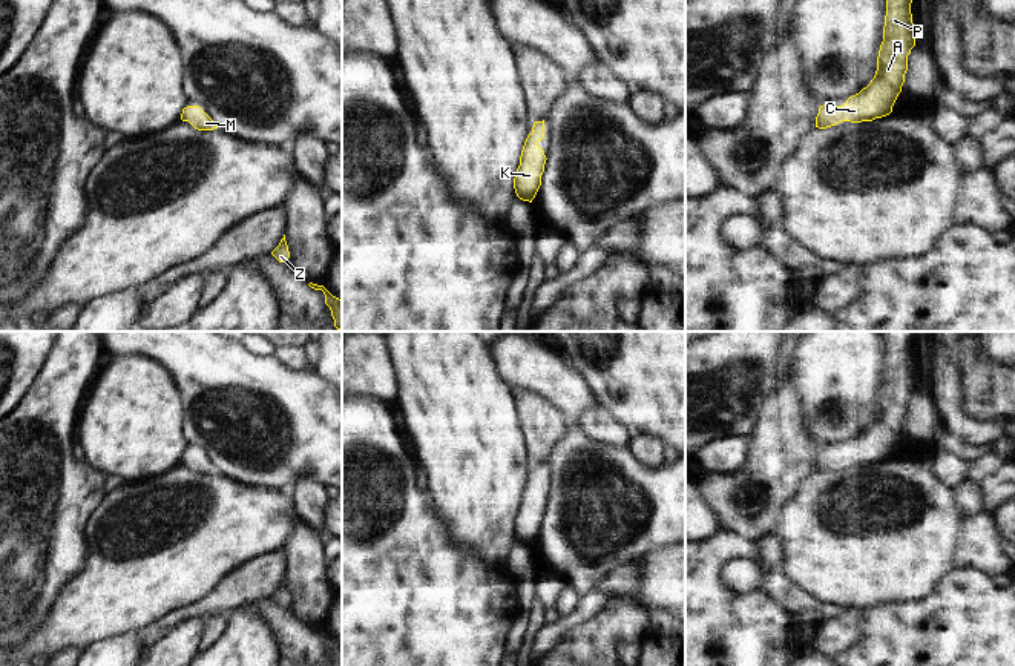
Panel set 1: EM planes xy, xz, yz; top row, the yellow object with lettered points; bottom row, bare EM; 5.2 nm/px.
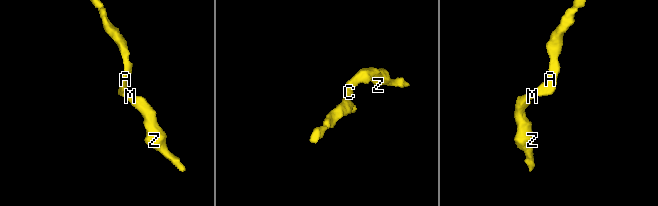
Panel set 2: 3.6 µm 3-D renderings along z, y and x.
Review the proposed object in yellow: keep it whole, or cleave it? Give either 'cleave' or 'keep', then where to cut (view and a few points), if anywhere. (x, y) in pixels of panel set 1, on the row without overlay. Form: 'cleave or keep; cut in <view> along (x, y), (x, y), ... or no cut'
keep; no cut

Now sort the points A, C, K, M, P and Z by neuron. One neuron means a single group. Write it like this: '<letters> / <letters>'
A C K M P Z

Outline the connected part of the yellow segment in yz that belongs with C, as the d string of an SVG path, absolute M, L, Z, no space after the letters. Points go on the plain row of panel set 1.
M882 331L886 339L883 385L877 414L871 427L842 450L823 448L816 471L826 473L842 465L862 467L886 460L902 436L908 414L908 399L915 390L911 347L920 331Z

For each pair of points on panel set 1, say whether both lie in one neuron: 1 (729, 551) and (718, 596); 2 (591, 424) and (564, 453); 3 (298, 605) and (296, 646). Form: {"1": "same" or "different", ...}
{"1": "same", "2": "different", "3": "different"}

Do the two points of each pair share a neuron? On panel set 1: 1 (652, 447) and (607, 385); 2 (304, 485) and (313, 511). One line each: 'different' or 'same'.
1: different
2: same

